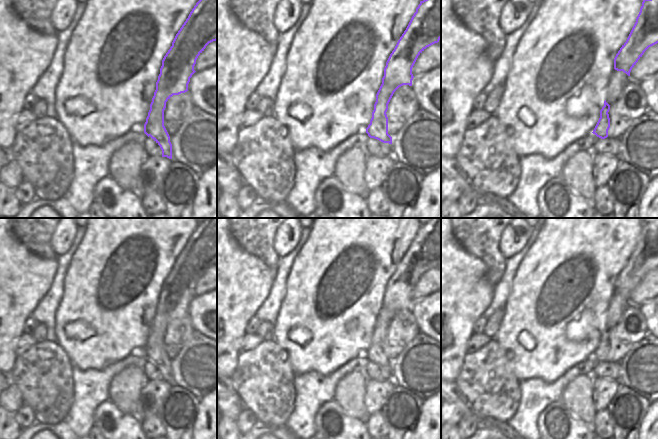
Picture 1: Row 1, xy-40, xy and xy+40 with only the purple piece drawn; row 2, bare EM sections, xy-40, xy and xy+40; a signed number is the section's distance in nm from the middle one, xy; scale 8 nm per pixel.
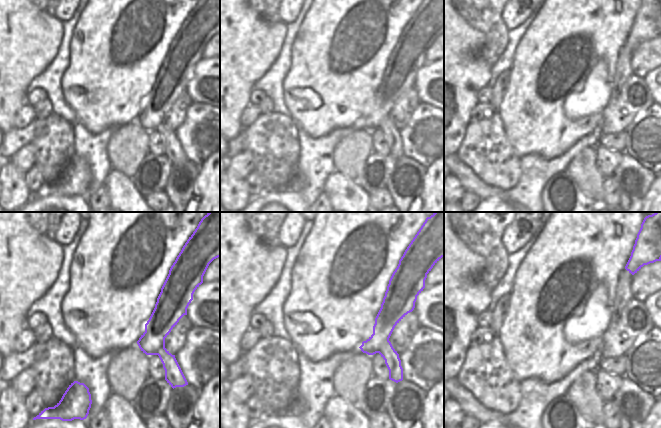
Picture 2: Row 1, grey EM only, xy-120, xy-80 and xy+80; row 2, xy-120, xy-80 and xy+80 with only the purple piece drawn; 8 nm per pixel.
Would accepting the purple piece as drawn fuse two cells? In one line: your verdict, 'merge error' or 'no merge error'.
merge error

